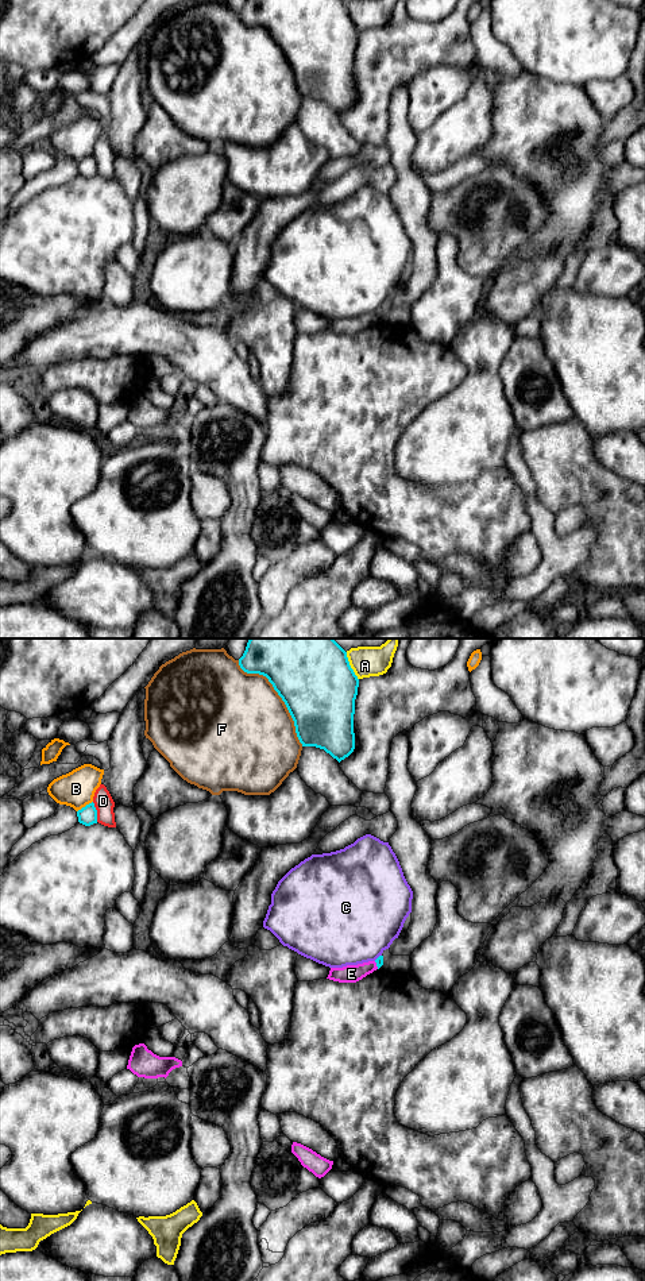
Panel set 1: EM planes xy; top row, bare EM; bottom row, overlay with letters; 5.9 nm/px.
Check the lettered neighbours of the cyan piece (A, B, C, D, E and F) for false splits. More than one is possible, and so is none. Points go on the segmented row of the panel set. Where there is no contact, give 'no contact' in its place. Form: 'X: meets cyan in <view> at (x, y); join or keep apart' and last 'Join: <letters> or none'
A: meets cyan in xy at (350, 666); keep apart
B: meets cyan in xy at (85, 806); keep apart
C: meets cyan in xy at (378, 957); keep apart
D: meets cyan in xy at (96, 811); keep apart
E: meets cyan in xy at (377, 965); keep apart
F: meets cyan in xy at (278, 694); keep apart
Join: none

